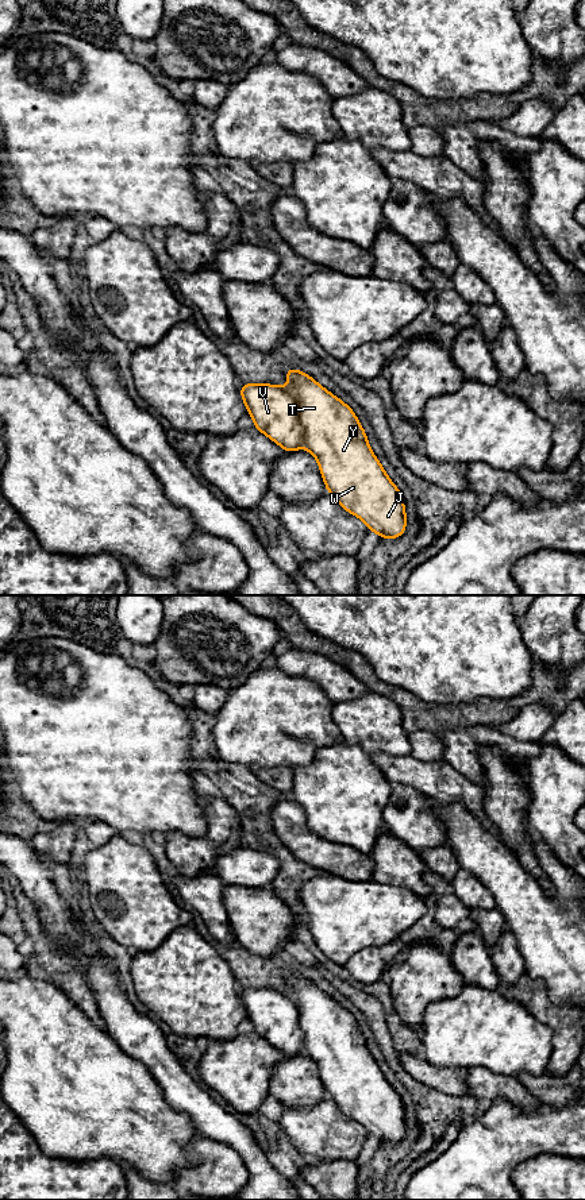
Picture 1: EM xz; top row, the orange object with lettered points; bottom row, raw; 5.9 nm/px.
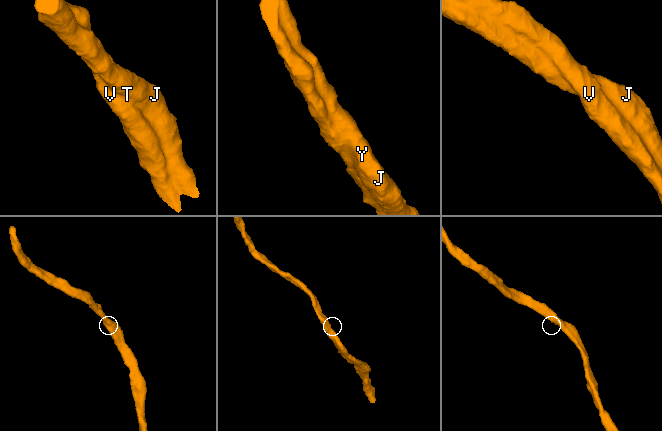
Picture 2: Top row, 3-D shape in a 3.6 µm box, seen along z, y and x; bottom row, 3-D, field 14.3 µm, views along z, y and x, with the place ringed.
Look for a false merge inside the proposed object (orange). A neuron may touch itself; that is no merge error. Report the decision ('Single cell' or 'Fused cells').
Single cell

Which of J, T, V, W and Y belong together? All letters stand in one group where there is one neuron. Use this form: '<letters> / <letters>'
J T V W Y

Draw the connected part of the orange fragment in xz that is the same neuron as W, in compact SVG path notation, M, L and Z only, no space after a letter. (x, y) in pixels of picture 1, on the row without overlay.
M286 973L288 991L242 988L240 1000L254 1033L277 1047L285 1057L305 1053L319 1068L320 1079L331 1099L351 1120L359 1122L381 1143L405 1138L404 1103L373 1058L365 1034L353 1014L331 999L312 981Z

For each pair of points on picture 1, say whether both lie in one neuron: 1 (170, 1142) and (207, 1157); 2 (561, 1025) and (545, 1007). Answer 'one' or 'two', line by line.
1: two
2: one

